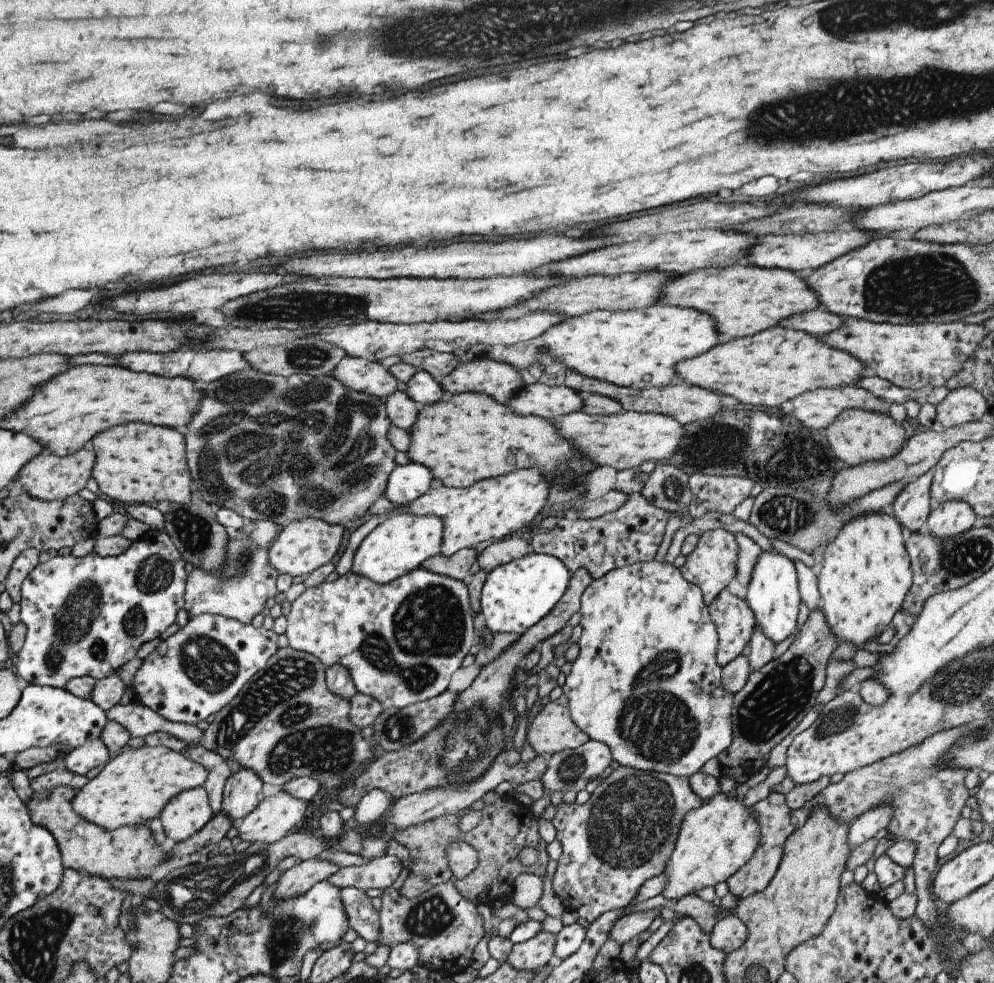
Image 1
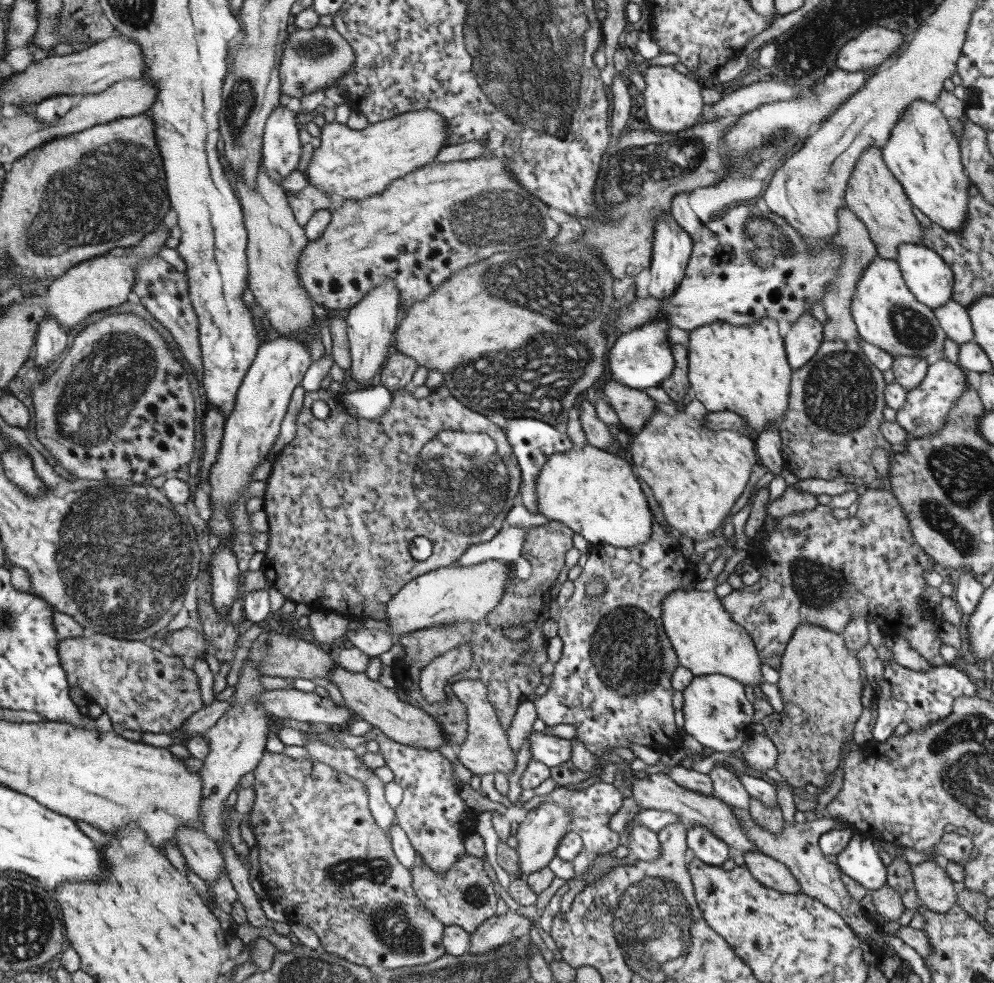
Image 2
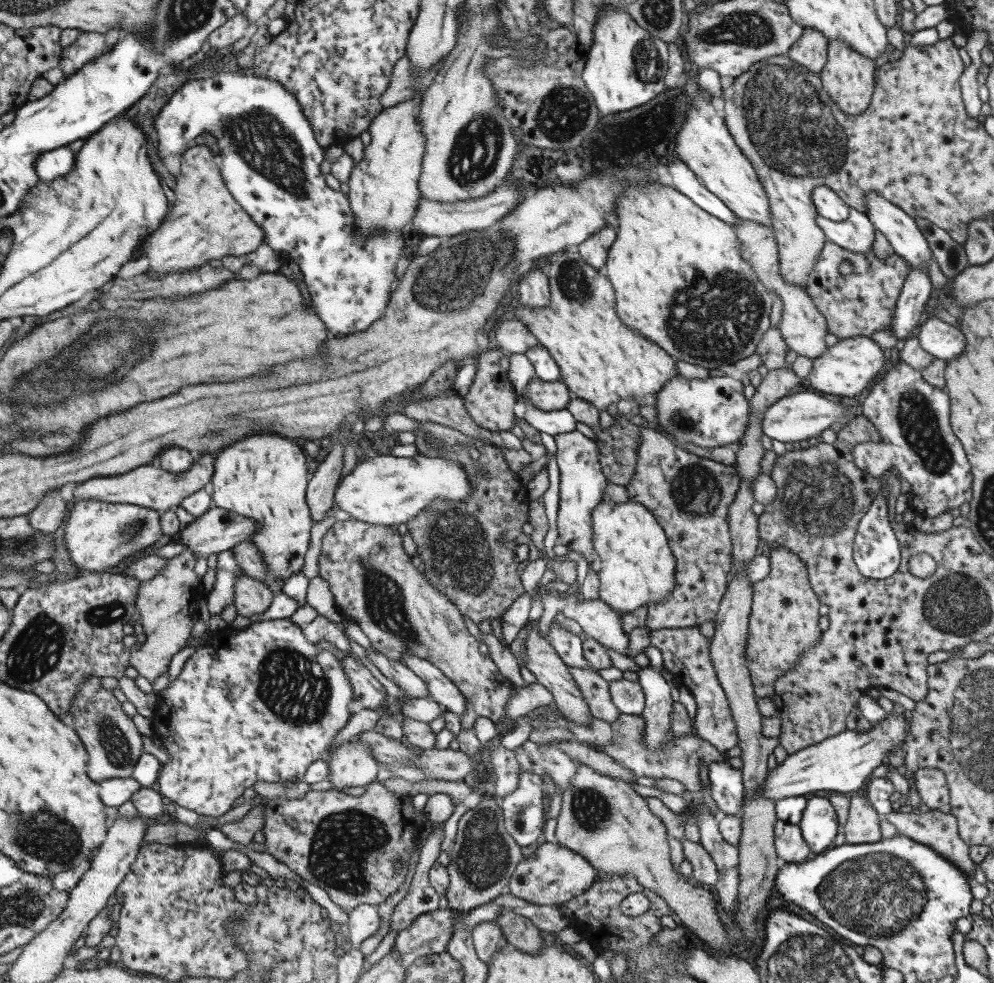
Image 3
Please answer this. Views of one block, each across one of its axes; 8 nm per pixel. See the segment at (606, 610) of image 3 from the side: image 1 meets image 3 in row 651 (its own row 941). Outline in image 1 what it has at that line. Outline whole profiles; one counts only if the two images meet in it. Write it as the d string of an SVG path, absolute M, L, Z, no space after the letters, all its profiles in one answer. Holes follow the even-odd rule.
M657 908L647 912L622 915L611 926L609 938L617 944L624 945L632 940L632 938L644 933L657 915L660 915Z

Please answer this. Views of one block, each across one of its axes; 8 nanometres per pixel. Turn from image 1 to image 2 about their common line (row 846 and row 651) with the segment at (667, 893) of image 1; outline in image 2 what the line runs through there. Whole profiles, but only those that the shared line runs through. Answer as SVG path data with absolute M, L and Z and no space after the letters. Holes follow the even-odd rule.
M734 552L726 564L720 564L717 579L704 587L669 592L661 602L663 628L670 637L678 663L690 670L694 677L708 674L722 674L735 678L744 688L753 688L757 693L762 684L760 658L752 638L742 626L731 620L721 600L711 586L725 582L747 553Z

